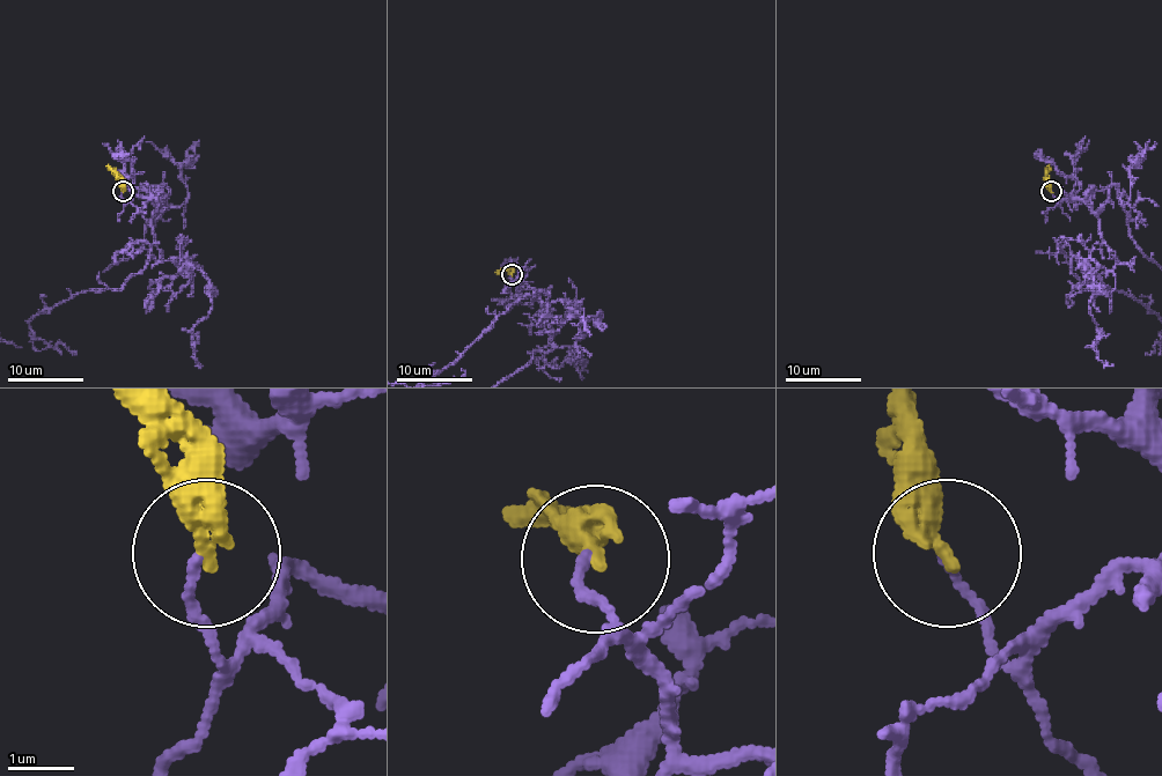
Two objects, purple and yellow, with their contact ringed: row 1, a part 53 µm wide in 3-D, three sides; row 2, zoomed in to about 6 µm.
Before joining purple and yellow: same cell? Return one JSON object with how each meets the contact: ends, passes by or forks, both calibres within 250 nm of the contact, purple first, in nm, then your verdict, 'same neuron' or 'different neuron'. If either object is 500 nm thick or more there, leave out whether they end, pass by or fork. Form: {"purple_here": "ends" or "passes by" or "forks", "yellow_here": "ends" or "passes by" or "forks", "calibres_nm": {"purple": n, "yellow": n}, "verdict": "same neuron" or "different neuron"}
{"purple_here": "ends", "yellow_here": "ends", "calibres_nm": {"purple": 110, "yellow": 360}, "verdict": "different neuron"}

